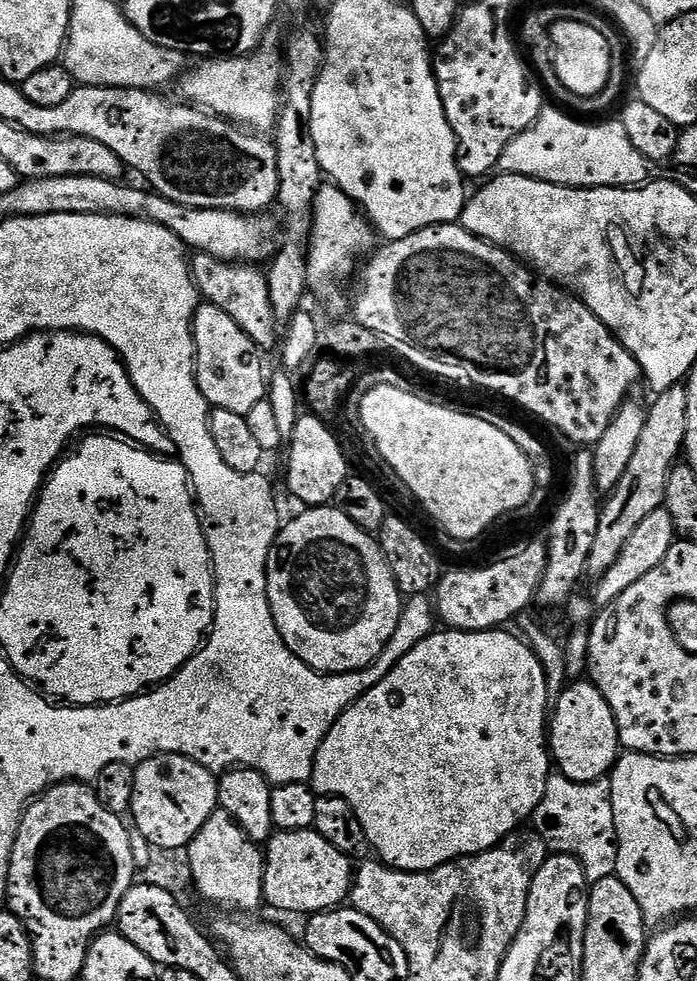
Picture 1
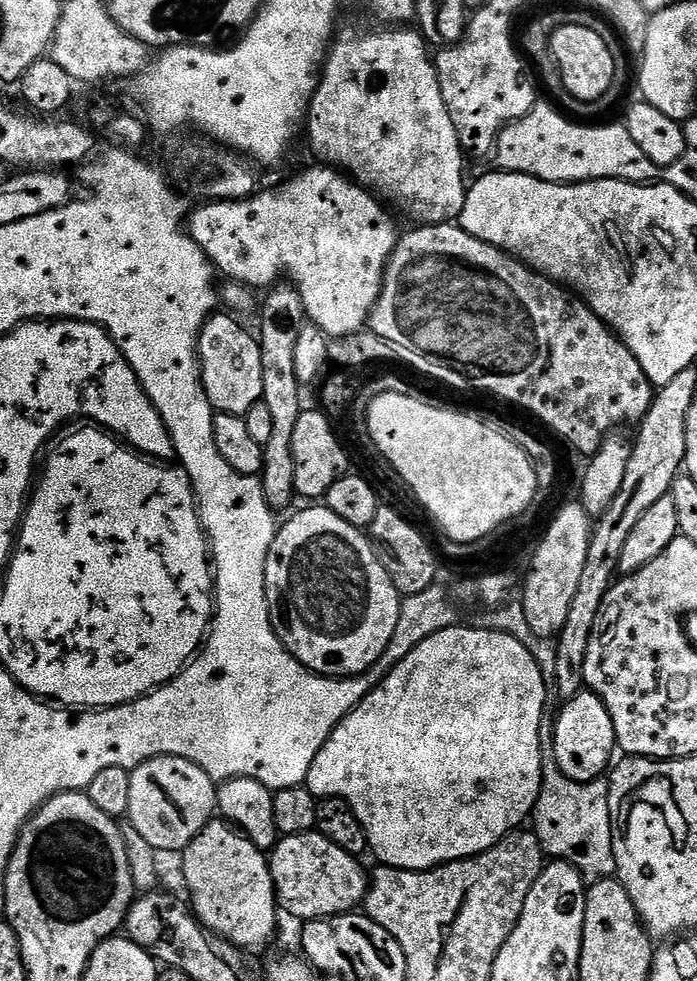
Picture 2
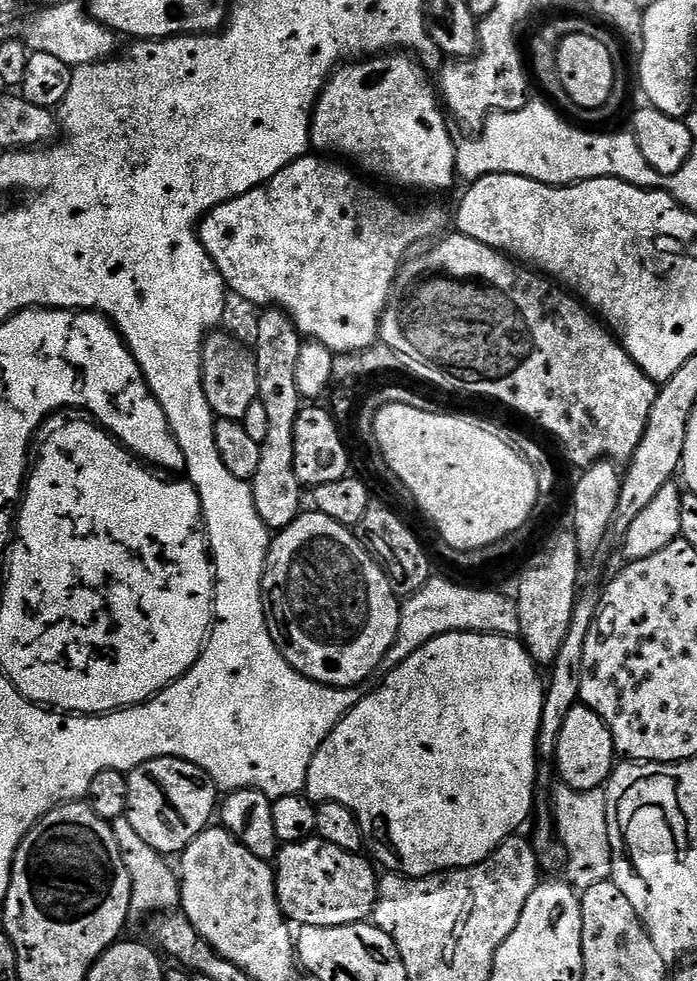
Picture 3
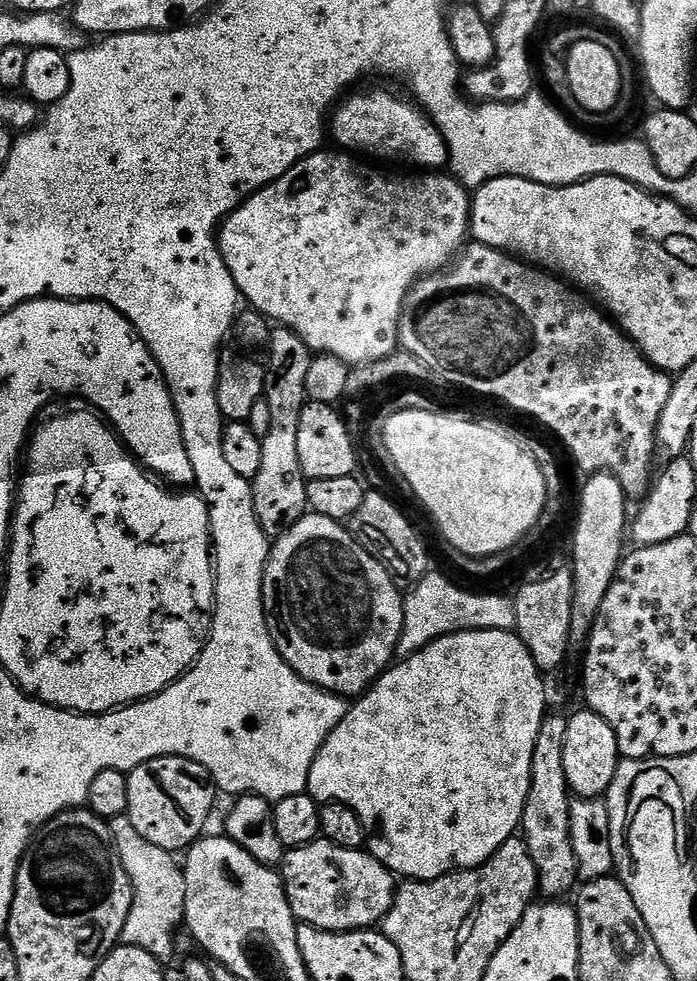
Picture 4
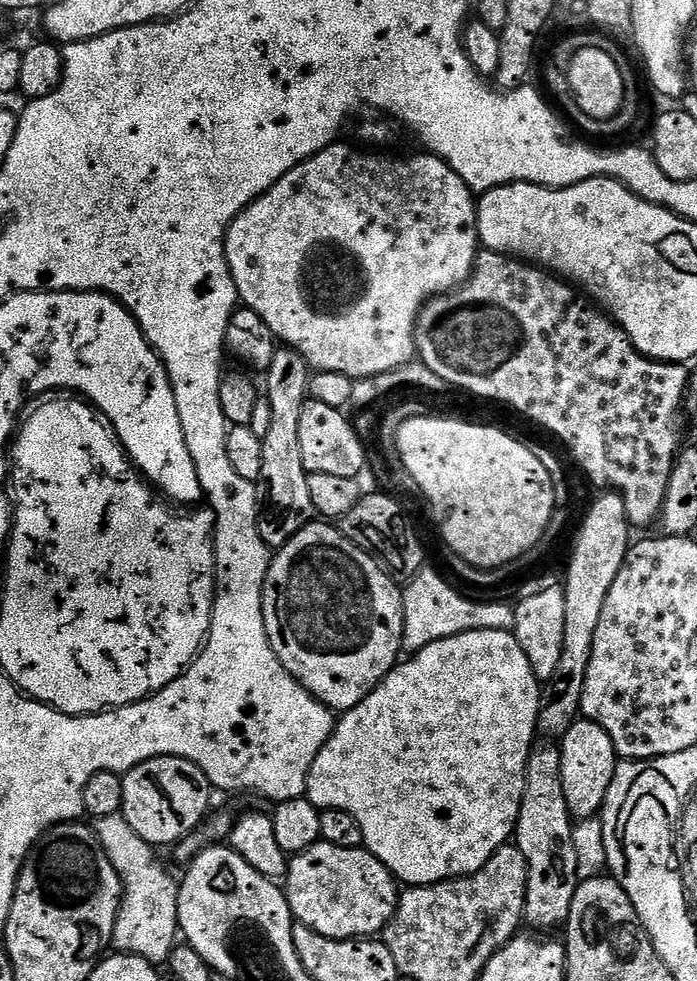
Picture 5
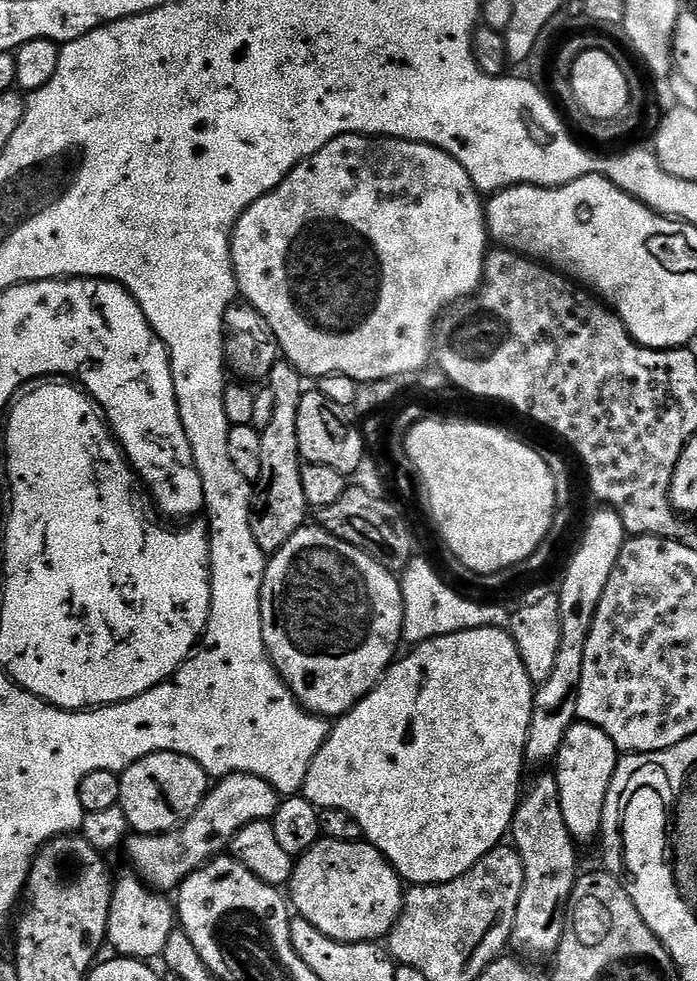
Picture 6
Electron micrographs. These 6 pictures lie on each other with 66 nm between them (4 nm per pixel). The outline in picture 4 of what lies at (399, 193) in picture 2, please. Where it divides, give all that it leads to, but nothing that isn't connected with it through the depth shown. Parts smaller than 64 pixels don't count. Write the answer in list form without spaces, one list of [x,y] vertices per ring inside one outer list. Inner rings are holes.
[[[384,88],[355,92],[345,95],[330,116],[330,136],[340,143],[337,145],[341,149],[352,154],[365,152],[380,160],[401,160],[404,164],[413,164],[416,170],[440,170],[449,163],[448,144],[411,99],[403,100]]]

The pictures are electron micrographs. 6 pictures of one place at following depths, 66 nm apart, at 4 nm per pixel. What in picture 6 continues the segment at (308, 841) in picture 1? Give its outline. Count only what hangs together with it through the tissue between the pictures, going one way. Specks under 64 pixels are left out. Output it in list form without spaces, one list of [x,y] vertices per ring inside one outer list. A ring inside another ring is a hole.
[[[321,838],[310,850],[295,861],[290,881],[290,904],[298,911],[299,919],[310,922],[322,934],[344,944],[376,942],[387,937],[396,925],[404,905],[405,885],[391,862],[372,844],[367,842],[334,842]]]

